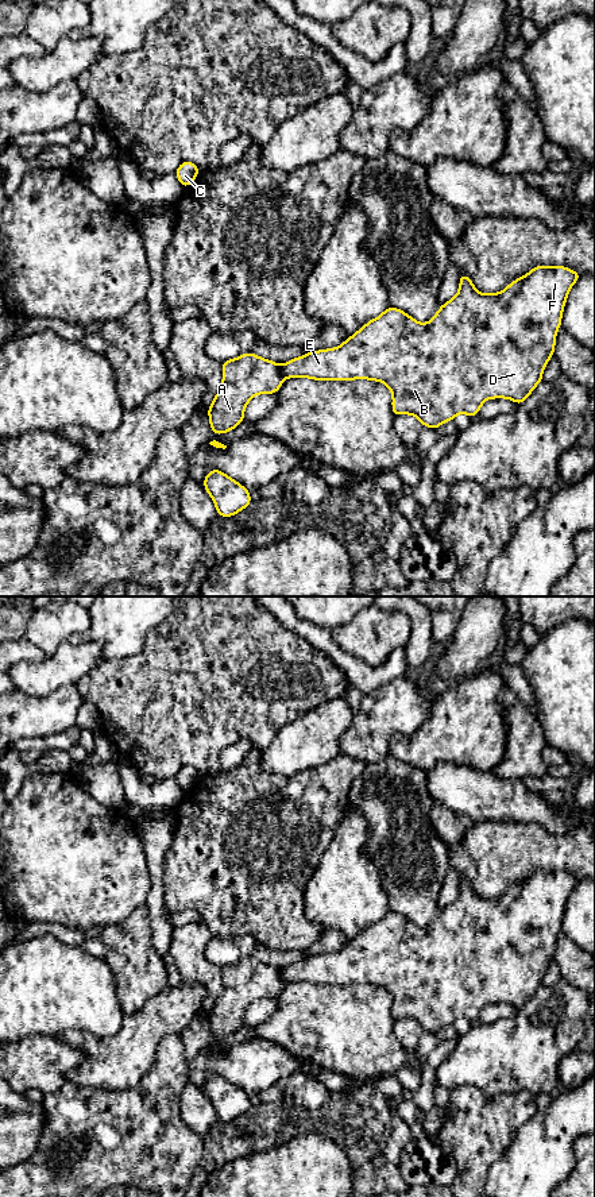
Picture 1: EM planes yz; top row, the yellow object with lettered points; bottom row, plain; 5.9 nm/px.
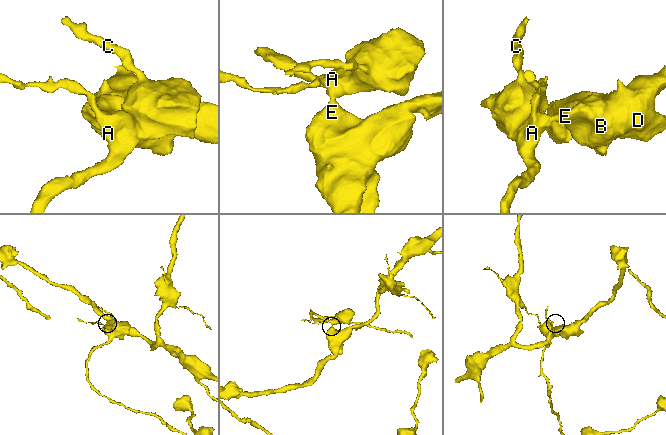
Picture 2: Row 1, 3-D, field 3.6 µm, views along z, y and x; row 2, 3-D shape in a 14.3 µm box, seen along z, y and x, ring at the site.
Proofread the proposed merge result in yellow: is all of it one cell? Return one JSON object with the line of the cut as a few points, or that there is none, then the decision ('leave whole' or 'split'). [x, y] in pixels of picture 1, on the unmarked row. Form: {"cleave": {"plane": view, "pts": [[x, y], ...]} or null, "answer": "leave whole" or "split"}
{"cleave": {"plane": "yz", "pts": [[279, 970], [279, 977], [284, 981]]}, "answer": "split"}

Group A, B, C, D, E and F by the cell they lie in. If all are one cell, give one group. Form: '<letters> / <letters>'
A C / B D E F

